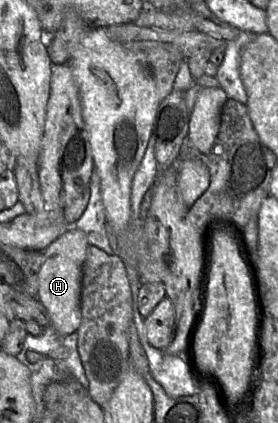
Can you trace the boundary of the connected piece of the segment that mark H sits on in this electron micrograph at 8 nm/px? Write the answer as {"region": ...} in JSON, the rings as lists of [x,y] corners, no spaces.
{"region":[[[72,226],[43,251],[37,298],[45,307],[51,326],[60,336],[77,332],[81,323],[81,274],[88,246],[86,234]]]}

